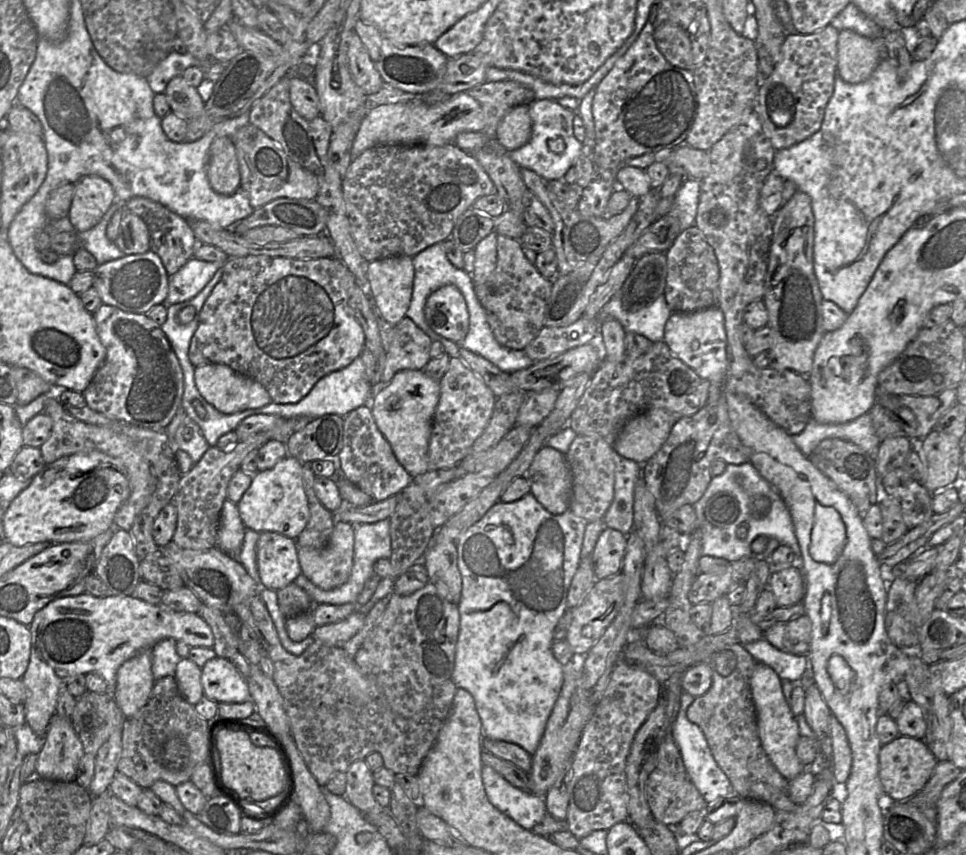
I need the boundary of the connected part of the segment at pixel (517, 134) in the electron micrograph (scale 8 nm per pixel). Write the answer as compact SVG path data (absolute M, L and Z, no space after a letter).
M522 104L510 109L496 130L496 140L507 151L515 150L525 145L531 137L532 121L528 104Z

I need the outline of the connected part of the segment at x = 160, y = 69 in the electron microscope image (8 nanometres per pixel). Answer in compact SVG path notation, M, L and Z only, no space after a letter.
M172 51L153 69L146 80L155 94L164 93L169 81L176 76L182 76L188 67L200 66L204 70L213 62L217 61L210 58L207 62L200 62L189 53L182 55Z

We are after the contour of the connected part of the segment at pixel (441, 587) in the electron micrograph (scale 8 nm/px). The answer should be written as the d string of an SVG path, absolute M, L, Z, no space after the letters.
M453 542L432 544L424 553L421 563L425 566L429 582L451 603L460 601L462 579L457 565L457 549Z

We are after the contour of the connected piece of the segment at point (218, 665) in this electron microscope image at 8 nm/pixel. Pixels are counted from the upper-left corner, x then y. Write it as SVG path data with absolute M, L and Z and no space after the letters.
M214 657L201 667L204 695L216 703L243 703L252 700L249 685L234 664Z

